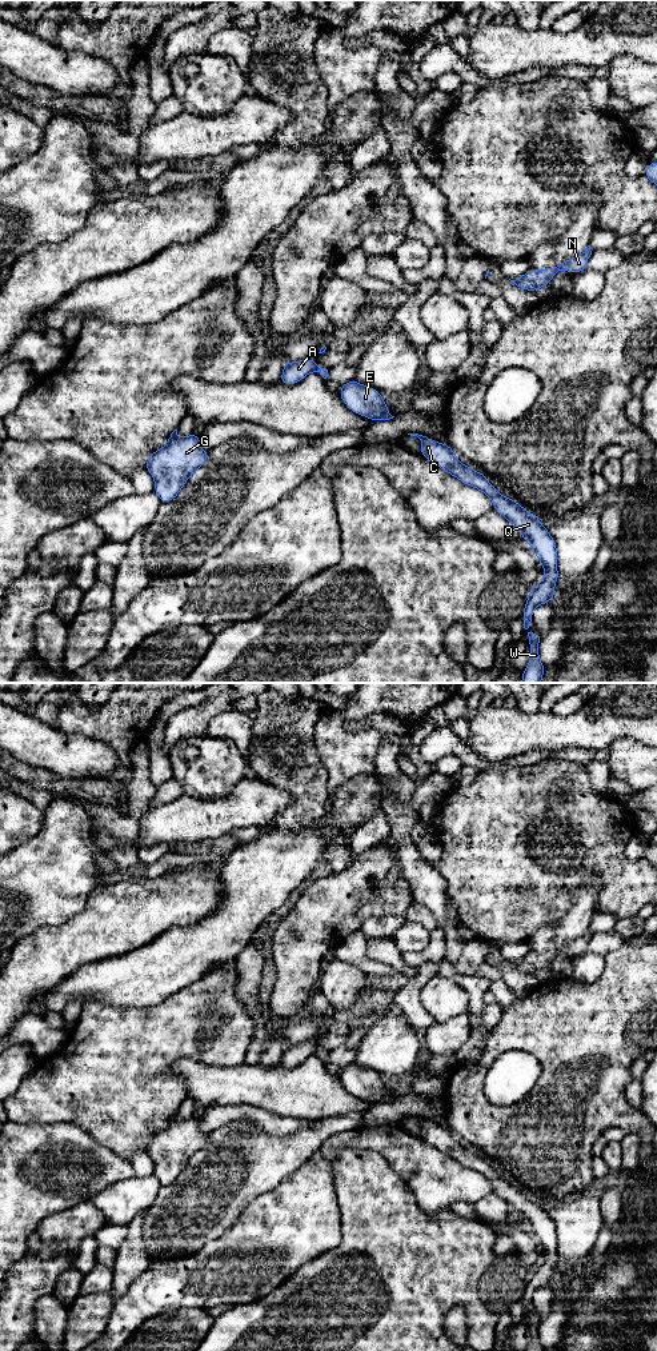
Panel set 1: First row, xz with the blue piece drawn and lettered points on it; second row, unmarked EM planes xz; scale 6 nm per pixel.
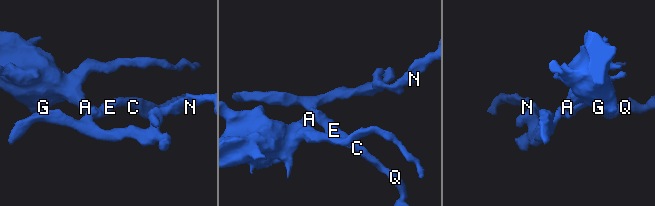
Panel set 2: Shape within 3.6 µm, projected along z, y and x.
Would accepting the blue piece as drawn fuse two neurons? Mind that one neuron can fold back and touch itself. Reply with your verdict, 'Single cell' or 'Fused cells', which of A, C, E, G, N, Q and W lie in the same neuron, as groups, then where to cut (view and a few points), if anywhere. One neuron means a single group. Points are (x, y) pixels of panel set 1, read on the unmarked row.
Fused cells. Groups: A G / C E N Q W. Split along xz (317, 1050), (315, 1054)

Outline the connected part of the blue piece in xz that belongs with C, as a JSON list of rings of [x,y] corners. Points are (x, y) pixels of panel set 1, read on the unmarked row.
[[[408,1116],[421,1123],[421,1138],[450,1156],[460,1164],[484,1175],[493,1186],[494,1194],[502,1198],[510,1208],[518,1214],[524,1223],[533,1232],[544,1251],[544,1263],[530,1271],[528,1283],[524,1288],[524,1311],[528,1312],[532,1304],[533,1294],[537,1288],[552,1284],[556,1264],[560,1262],[557,1252],[557,1227],[548,1211],[540,1206],[540,1200],[528,1195],[512,1180],[502,1179],[486,1162],[485,1156],[478,1156],[474,1151],[464,1148],[456,1135],[446,1127],[434,1124],[418,1116]]]

